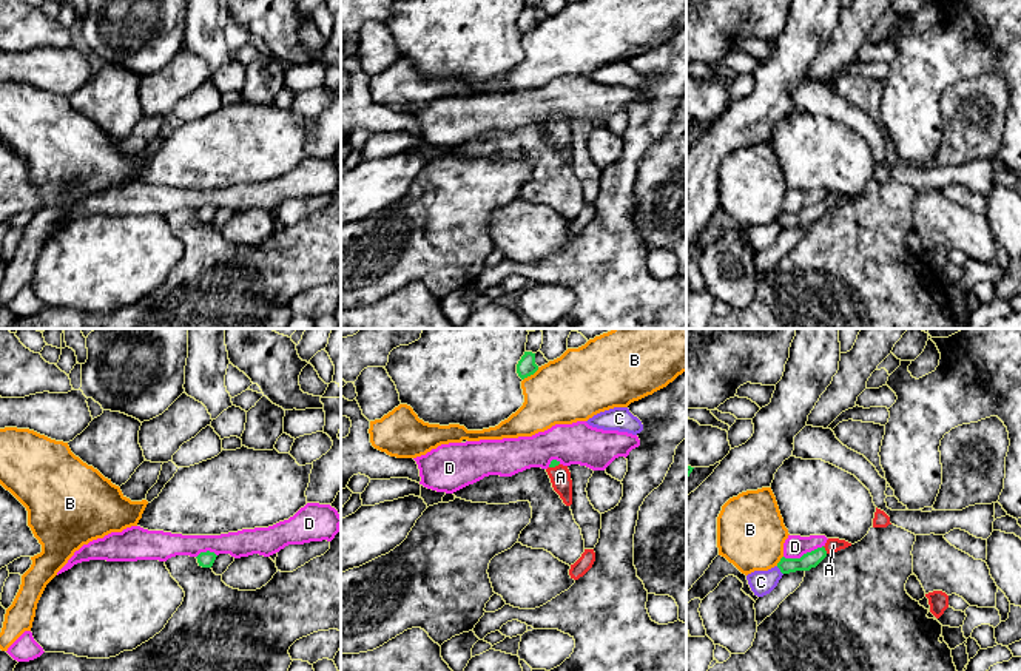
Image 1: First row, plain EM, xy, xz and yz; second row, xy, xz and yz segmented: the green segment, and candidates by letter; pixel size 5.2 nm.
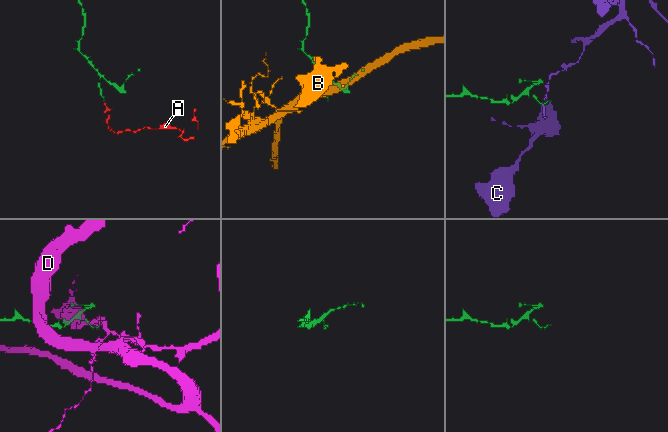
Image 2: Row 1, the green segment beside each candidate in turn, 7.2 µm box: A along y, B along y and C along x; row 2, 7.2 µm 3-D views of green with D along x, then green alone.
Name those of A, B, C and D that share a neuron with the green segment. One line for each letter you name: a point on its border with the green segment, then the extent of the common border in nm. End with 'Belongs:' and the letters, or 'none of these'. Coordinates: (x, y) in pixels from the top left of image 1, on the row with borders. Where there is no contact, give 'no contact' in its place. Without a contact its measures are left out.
A: contact yz (824, 549); length 50 nm
Belongs: A

